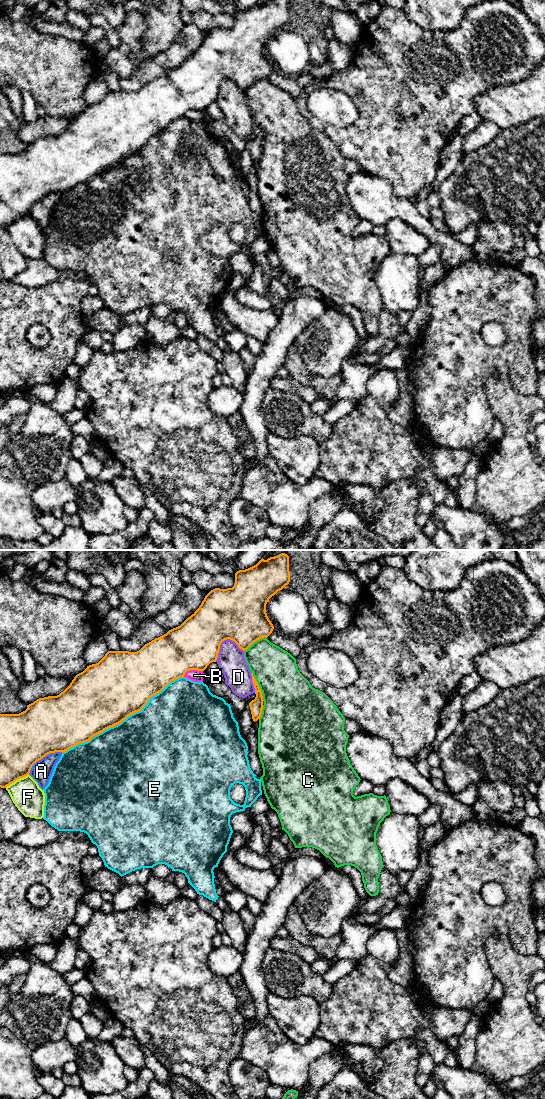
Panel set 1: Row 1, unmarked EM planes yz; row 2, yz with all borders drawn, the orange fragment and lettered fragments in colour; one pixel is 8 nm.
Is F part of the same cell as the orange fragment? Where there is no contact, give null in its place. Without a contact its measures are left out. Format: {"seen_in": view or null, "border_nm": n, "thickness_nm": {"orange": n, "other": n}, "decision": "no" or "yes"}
{"seen_in": "yz", "border_nm": 220, "thickness_nm": {"orange": 320, "other": 240}, "decision": "no"}

